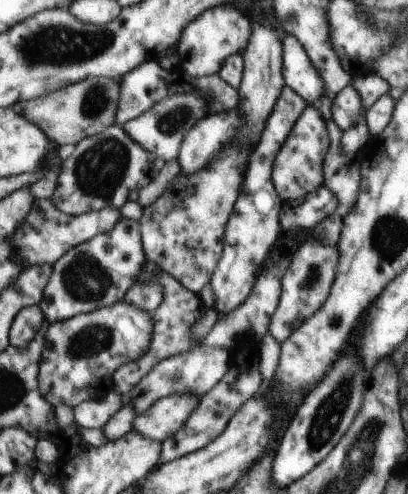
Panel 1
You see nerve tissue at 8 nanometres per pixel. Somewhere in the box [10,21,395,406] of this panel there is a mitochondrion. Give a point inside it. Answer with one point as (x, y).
(50, 47)

